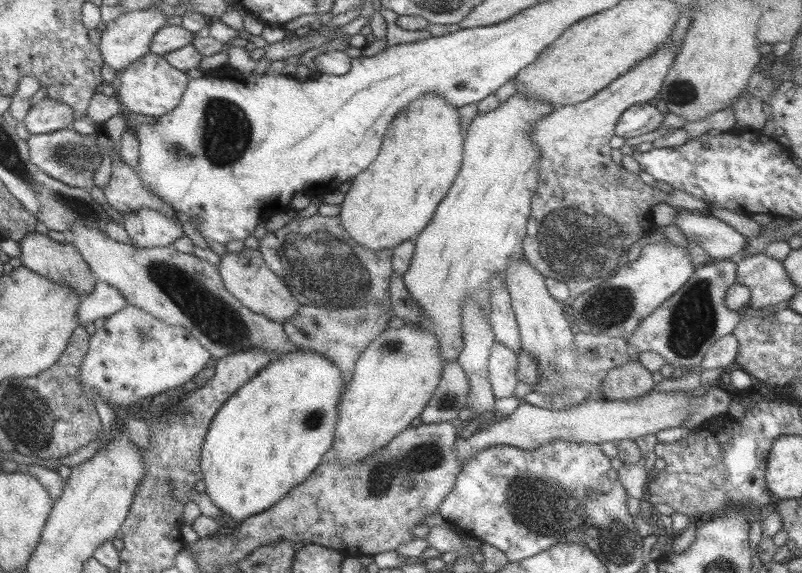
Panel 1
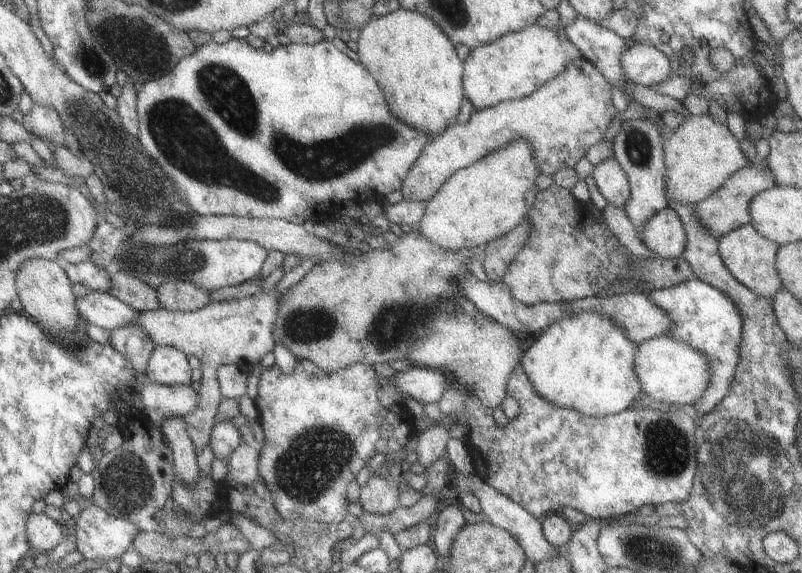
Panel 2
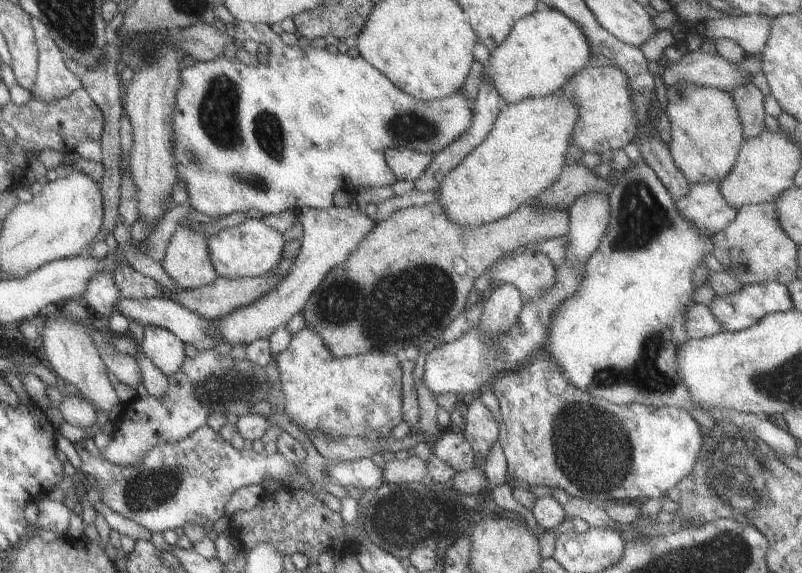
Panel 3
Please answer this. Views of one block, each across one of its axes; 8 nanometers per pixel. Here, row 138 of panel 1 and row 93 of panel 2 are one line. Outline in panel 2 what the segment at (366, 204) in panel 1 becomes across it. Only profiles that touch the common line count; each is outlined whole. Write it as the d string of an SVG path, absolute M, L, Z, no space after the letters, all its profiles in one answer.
M400 7L398 10L391 12L387 15L382 15L379 17L370 16L370 18L365 22L365 25L359 30L359 38L357 38L357 58L359 63L367 70L367 73L375 80L377 87L381 90L383 94L388 112L395 118L411 129L416 129L425 135L437 136L443 133L448 128L448 123L455 122L456 117L463 101L462 96L462 62L457 58L454 46L446 38L446 35L439 30L437 26L425 16L421 14L403 9Z

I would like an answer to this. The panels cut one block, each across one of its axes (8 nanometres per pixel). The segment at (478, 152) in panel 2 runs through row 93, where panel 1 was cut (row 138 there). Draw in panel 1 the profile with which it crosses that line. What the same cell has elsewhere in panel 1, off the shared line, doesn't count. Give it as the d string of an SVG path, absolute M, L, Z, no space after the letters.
M670 38L651 57L637 62L633 69L619 75L615 81L587 100L554 108L531 126L531 138L538 149L539 159L537 184L529 200L529 218L526 222L525 237L521 240L523 259L544 277L563 282L570 299L579 297L585 290L590 290L611 278L611 274L615 273L618 267L628 262L627 248L656 229L651 218L651 206L663 202L674 209L697 212L708 210L706 202L697 200L681 190L665 193L654 185L646 185L638 175L613 162L610 156L611 148L608 143L613 136L613 127L619 115L630 106L646 103L653 97L657 98L667 70L670 70L679 48L669 42Z

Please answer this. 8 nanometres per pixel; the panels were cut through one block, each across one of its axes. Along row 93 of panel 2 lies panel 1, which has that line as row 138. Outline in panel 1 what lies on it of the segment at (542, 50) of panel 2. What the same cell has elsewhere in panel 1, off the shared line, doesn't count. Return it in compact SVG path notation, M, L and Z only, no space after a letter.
M513 94L505 101L499 102L493 110L483 114L477 113L463 131L462 160L451 186L435 207L429 223L412 241L413 254L407 270L402 274L402 280L411 299L419 305L421 318L419 322L413 323L391 317L387 327L389 329L396 329L403 325L425 327L427 331L435 335L443 363L457 360L457 355L463 348L461 326L459 326L459 321L461 321L459 305L461 305L463 296L471 297L471 300L481 307L483 315L489 318L489 311L491 311L489 279L497 275L504 284L505 267L515 259L523 259L521 240L525 237L526 222L529 218L529 200L537 184L537 161L539 159L538 149L531 138L531 126L553 109L545 101L523 94Z

